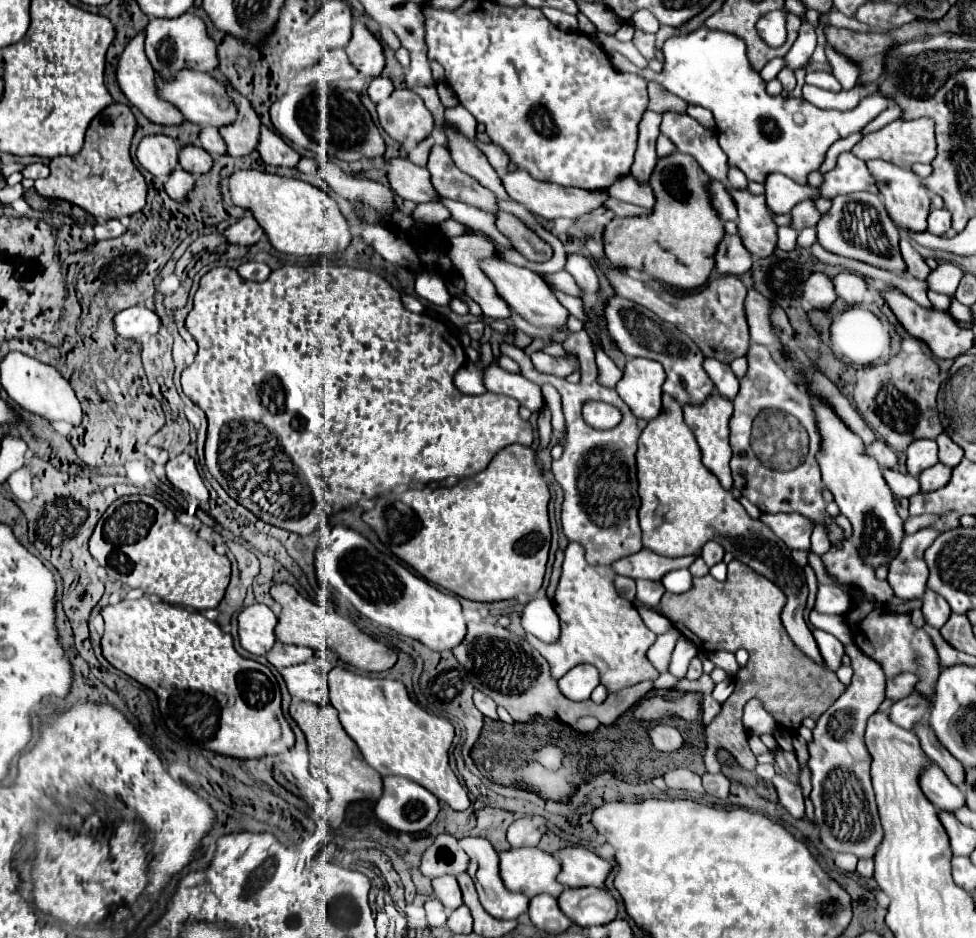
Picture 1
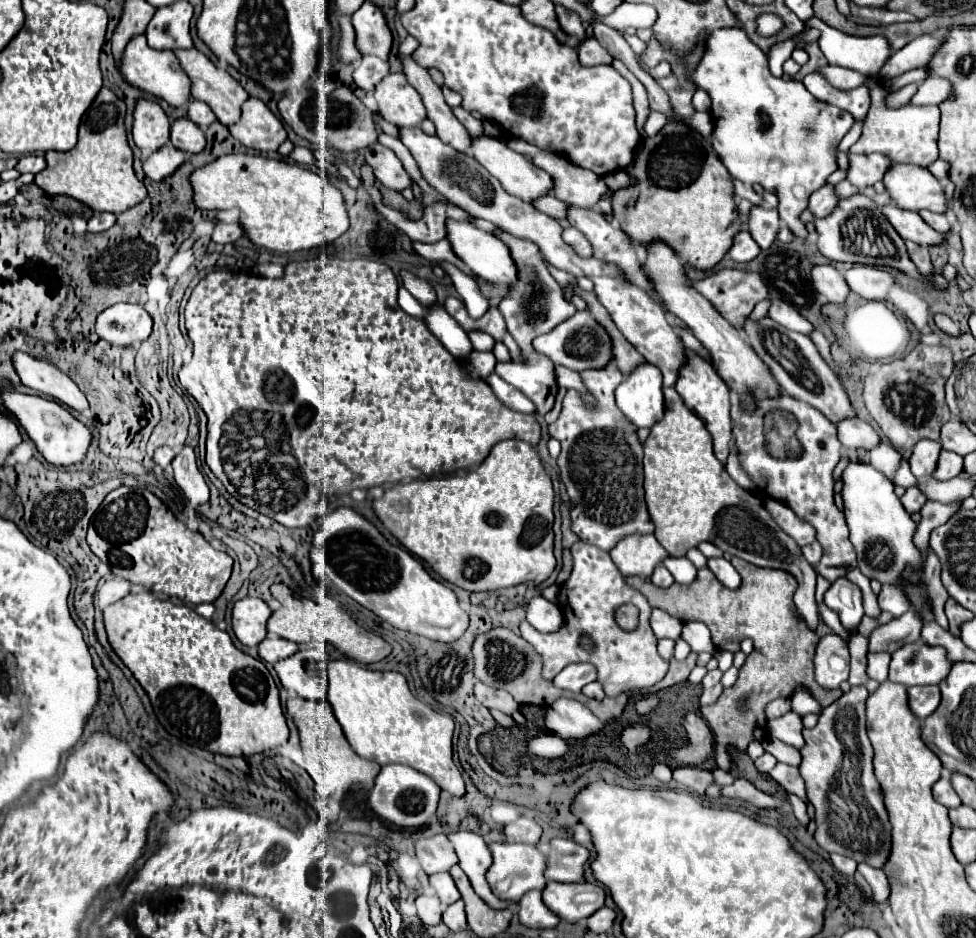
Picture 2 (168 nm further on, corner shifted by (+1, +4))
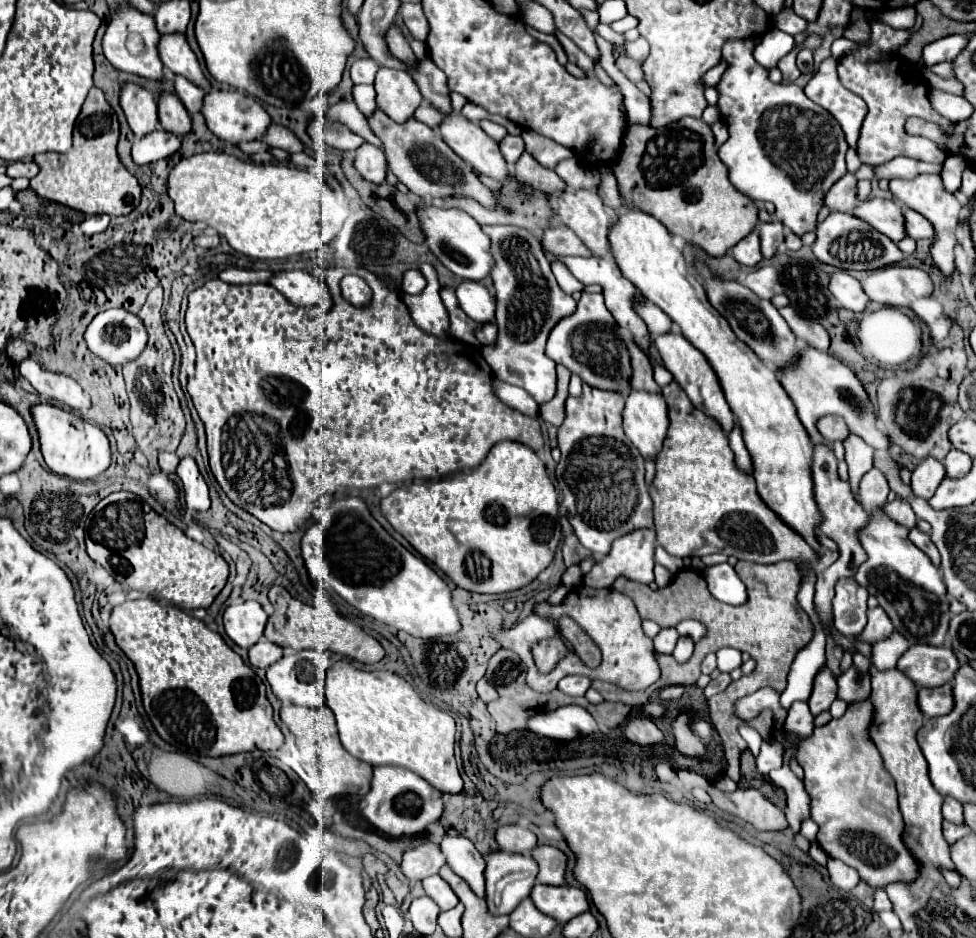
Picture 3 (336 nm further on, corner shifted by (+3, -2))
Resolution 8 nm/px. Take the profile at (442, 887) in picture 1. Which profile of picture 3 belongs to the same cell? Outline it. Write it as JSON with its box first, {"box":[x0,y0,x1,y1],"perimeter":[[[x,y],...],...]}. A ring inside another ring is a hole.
{"box":[422,875,458,911],"perimeter":[[[440,875],[426,877],[422,883],[424,883],[426,895],[436,901],[436,905],[440,907],[440,911],[452,909],[452,907],[458,903],[458,897],[454,895],[454,891],[450,889],[450,885],[448,885]]]}

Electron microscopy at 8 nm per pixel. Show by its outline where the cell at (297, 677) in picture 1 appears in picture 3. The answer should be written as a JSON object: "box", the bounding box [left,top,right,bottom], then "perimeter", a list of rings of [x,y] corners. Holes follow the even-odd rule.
{"box":[266,651,330,707],"perimeter":[[[298,651],[294,655],[284,655],[278,663],[270,665],[266,671],[266,679],[270,689],[280,701],[290,701],[294,705],[304,705],[304,707],[320,707],[324,705],[324,673],[330,665],[328,653],[320,651]]]}

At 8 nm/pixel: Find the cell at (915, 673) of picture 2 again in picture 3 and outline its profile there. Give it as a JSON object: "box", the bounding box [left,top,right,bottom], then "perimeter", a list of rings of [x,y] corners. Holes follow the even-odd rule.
{"box":[896,645,960,687],"perimeter":[[[910,645],[910,649],[898,659],[896,667],[918,687],[940,687],[952,681],[960,663],[948,647]]]}

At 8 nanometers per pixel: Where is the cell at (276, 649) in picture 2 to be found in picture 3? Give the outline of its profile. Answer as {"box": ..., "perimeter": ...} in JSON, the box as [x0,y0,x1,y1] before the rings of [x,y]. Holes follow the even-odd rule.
{"box":[248,639,284,669],"perimeter":[[[262,639],[256,645],[252,645],[248,649],[248,653],[250,653],[250,665],[254,665],[258,669],[268,669],[272,663],[276,663],[284,655],[284,649]]]}

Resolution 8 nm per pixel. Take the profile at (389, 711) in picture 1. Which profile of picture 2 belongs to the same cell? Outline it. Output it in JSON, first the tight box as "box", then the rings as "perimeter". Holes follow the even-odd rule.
{"box":[328,659,466,797],"perimeter":[[[344,659],[330,661],[328,701],[334,707],[348,743],[360,757],[376,761],[378,765],[410,765],[434,779],[440,789],[446,789],[456,797],[466,793],[464,779],[452,761],[454,719],[416,699],[402,673],[370,671]]]}

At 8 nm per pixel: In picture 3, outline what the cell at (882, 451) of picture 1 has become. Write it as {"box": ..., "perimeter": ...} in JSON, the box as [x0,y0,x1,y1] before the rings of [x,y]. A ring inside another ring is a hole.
{"box":[816,415,850,443],"perimeter":[[[828,415],[828,417],[822,417],[818,423],[816,423],[818,431],[822,433],[822,437],[830,443],[834,441],[846,441],[846,437],[850,435],[850,429],[846,427],[844,419],[840,415]]]}

